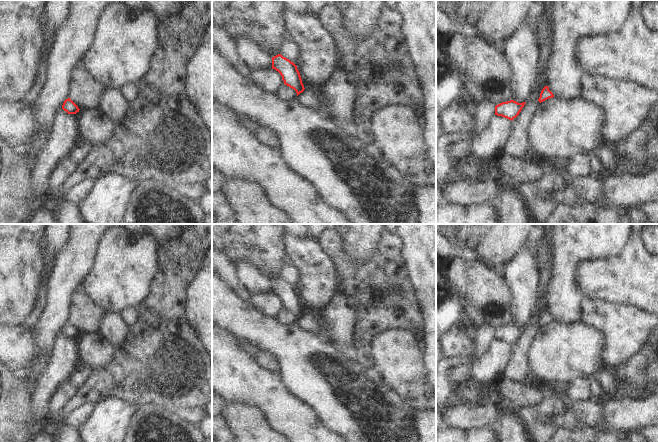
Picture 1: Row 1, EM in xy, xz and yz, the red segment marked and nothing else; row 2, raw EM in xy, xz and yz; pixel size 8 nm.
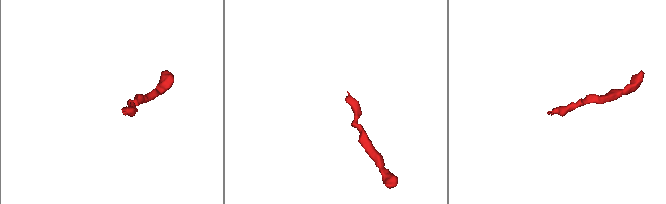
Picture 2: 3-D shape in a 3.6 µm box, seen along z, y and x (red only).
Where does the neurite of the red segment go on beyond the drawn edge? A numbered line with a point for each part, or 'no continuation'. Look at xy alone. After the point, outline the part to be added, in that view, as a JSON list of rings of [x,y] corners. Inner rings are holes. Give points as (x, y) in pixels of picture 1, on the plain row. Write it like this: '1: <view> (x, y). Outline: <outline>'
no continuation

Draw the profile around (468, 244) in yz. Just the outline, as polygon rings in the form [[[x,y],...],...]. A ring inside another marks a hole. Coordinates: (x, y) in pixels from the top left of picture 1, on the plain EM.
[[[468,239],[467,241],[457,240],[453,242],[453,245],[460,249],[471,249],[475,244],[475,241],[472,239]]]

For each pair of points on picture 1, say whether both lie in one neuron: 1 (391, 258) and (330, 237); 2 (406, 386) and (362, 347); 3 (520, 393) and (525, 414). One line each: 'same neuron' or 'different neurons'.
1: same neuron
2: different neurons
3: different neurons

